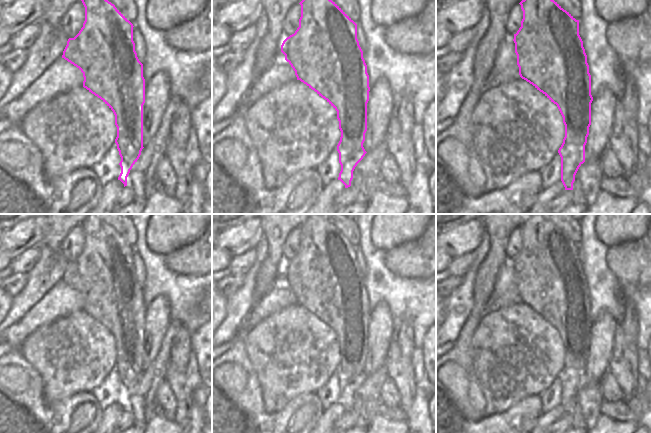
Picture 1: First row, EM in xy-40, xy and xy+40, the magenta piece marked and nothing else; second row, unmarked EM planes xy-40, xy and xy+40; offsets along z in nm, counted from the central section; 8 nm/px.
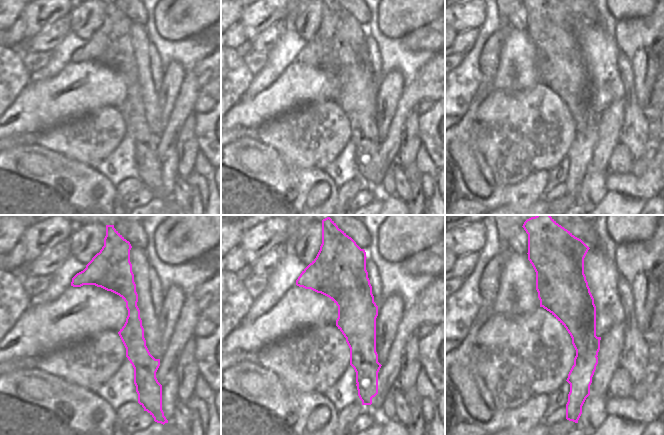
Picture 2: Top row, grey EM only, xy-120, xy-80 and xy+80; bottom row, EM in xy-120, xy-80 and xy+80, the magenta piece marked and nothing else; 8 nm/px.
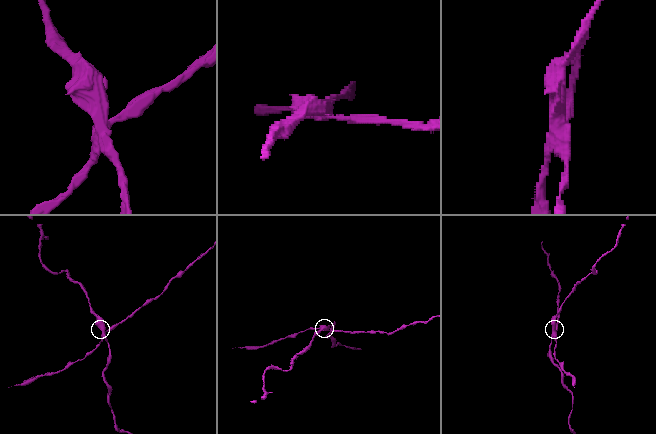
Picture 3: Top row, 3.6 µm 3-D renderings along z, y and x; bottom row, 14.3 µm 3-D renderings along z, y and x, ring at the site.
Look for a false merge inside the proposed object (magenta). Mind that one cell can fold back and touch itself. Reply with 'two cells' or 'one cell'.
two cells

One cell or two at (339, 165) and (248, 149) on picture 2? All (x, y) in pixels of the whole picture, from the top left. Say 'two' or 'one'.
two

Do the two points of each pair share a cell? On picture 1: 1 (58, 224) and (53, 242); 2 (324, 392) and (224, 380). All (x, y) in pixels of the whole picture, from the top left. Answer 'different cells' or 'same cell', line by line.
1: same cell
2: different cells

